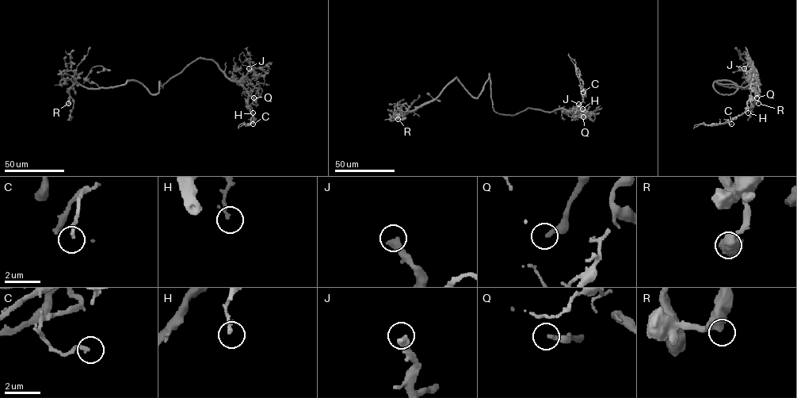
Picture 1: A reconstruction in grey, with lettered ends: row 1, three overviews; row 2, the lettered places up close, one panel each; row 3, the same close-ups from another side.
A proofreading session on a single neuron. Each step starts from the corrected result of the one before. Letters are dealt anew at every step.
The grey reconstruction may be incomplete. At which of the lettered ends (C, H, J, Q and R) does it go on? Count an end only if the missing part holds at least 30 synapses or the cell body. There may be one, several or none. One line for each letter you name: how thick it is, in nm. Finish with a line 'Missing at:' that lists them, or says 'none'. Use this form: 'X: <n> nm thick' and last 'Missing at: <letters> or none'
Missing at: none

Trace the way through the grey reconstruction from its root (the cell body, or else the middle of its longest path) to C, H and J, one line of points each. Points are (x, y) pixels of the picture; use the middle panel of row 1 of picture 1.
C: (491, 101), (493, 109), (501, 114), (516, 115), (528, 108), (577, 111), (583, 92)
H: (491, 101), (493, 109), (501, 114), (516, 115), (528, 108), (546, 112), (582, 109)
J: (491, 101), (496, 112), (511, 115), (528, 108), (546, 112), (562, 108), (579, 116), (581, 109), (578, 104)

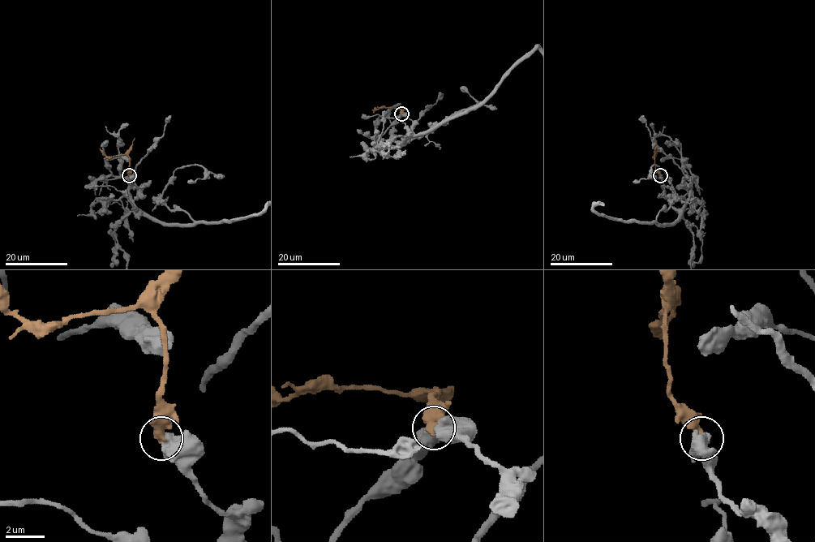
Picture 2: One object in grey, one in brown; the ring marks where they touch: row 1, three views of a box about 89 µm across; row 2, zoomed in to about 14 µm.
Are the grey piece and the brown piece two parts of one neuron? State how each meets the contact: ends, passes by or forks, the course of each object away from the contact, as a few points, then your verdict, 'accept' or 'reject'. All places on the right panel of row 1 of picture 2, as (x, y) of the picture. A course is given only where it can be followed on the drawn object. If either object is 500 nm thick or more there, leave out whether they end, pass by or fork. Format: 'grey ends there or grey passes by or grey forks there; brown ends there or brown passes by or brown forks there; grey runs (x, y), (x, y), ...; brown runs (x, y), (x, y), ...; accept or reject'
brown runs (660, 175), (655, 168), (654, 157), (656, 148); reject

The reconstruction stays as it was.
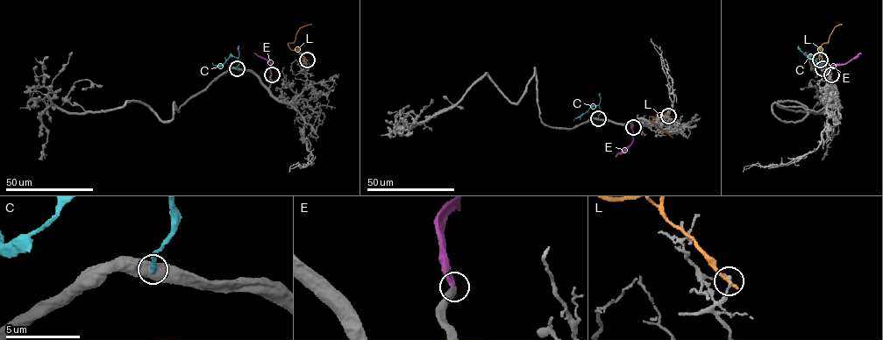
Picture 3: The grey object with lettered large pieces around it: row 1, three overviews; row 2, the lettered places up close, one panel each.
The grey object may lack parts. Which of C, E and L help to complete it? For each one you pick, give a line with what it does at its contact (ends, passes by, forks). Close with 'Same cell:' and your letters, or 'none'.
E: it ends
Same cell: E

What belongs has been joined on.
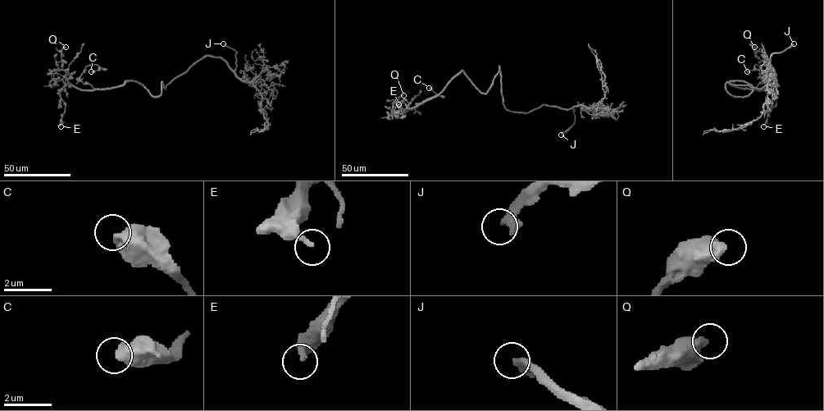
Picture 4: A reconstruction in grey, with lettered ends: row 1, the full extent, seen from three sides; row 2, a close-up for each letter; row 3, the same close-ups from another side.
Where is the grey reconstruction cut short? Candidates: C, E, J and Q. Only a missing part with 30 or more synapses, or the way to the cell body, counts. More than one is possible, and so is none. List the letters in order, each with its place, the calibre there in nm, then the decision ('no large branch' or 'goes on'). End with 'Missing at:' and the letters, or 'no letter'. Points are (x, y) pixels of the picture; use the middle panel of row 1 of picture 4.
C: (429, 88) | 550 nm | no large branch
E: (398, 104) | 300 nm | no large branch
J: (561, 134) | 400 nm | goes on
Q: (403, 95) | 550 nm | no large branch
Missing at: J

